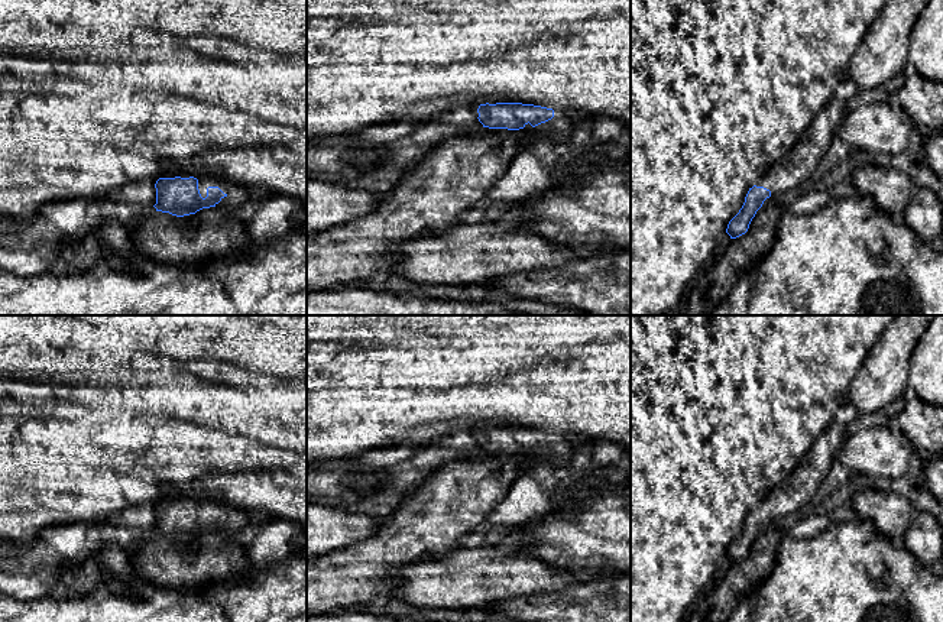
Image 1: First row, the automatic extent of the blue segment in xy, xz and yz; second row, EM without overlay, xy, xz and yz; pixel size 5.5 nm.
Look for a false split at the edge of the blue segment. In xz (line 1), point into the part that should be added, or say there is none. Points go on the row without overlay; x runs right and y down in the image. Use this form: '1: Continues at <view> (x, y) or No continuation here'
1: Continues at xz (559, 453)

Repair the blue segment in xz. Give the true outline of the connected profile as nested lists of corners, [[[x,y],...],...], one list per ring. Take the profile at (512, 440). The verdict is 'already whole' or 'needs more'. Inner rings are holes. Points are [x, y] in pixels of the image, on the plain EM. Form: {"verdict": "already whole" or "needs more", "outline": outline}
{"verdict": "needs more", "outline": [[[496,427],[480,428],[479,451],[532,456],[537,461],[547,461],[564,469],[573,457],[573,440],[534,428]]]}

